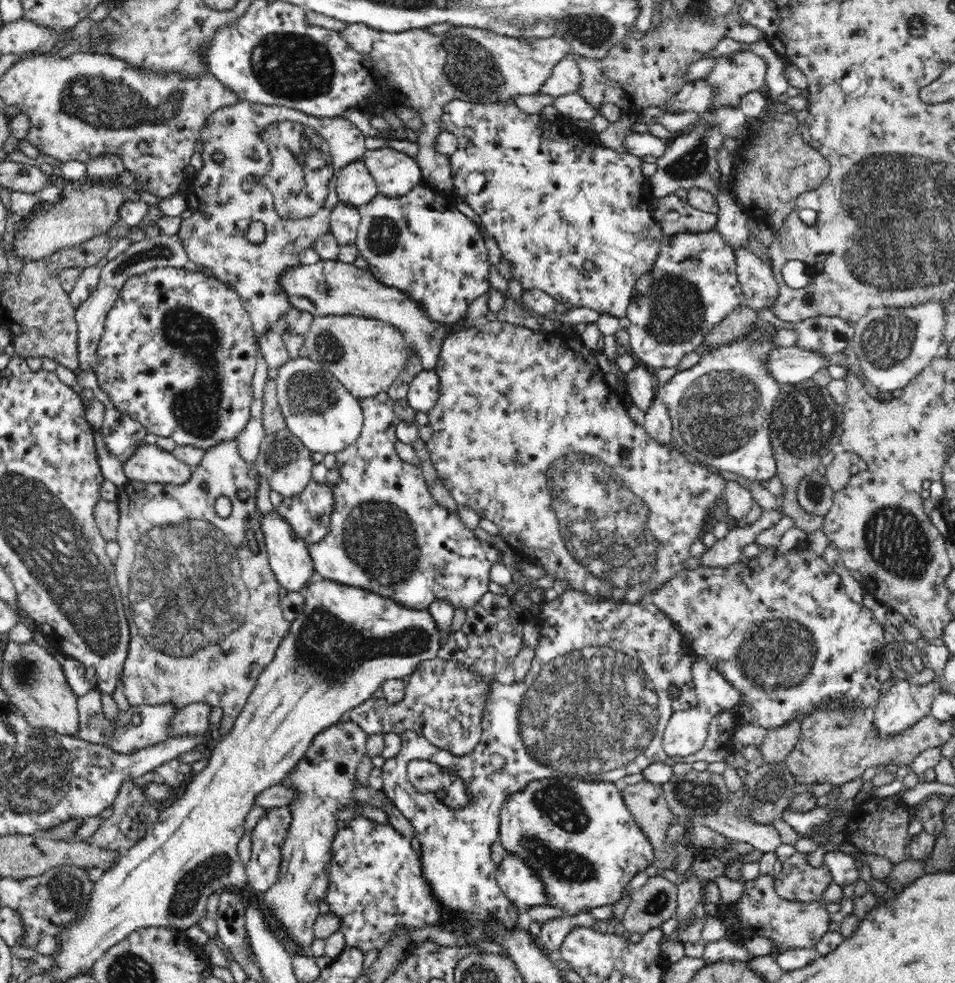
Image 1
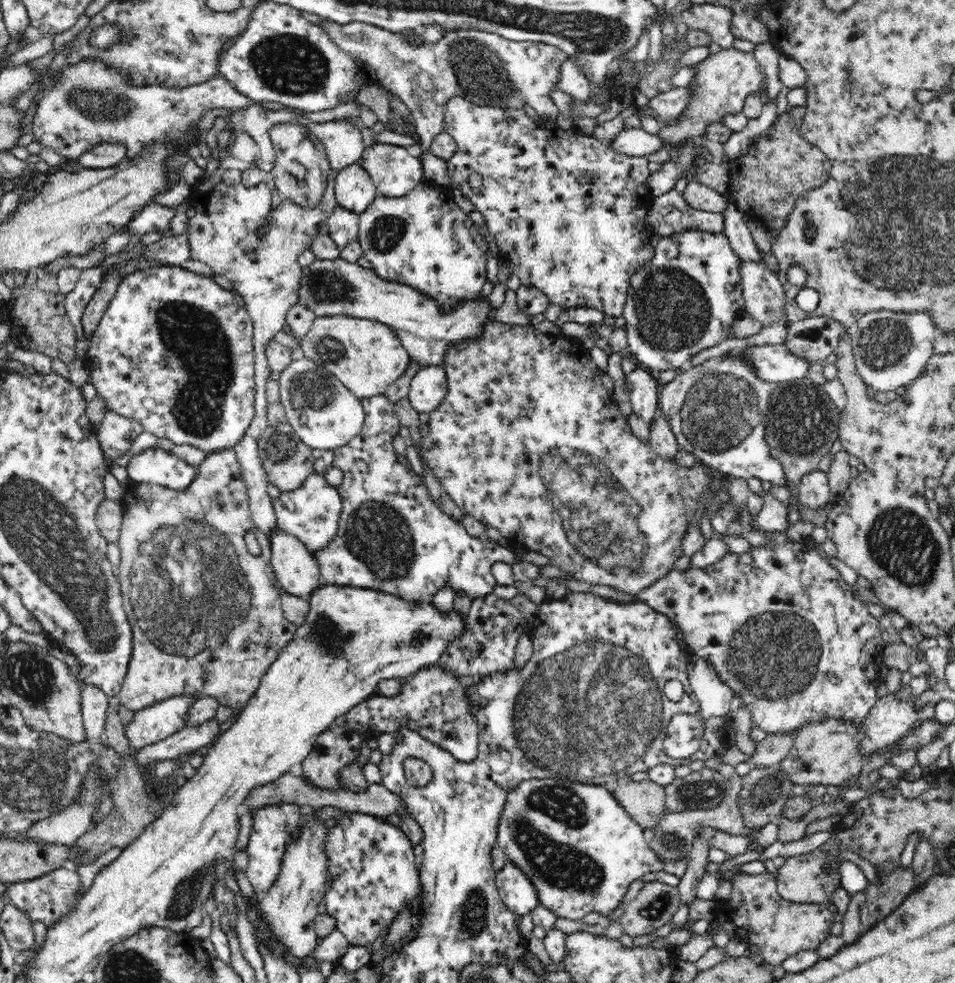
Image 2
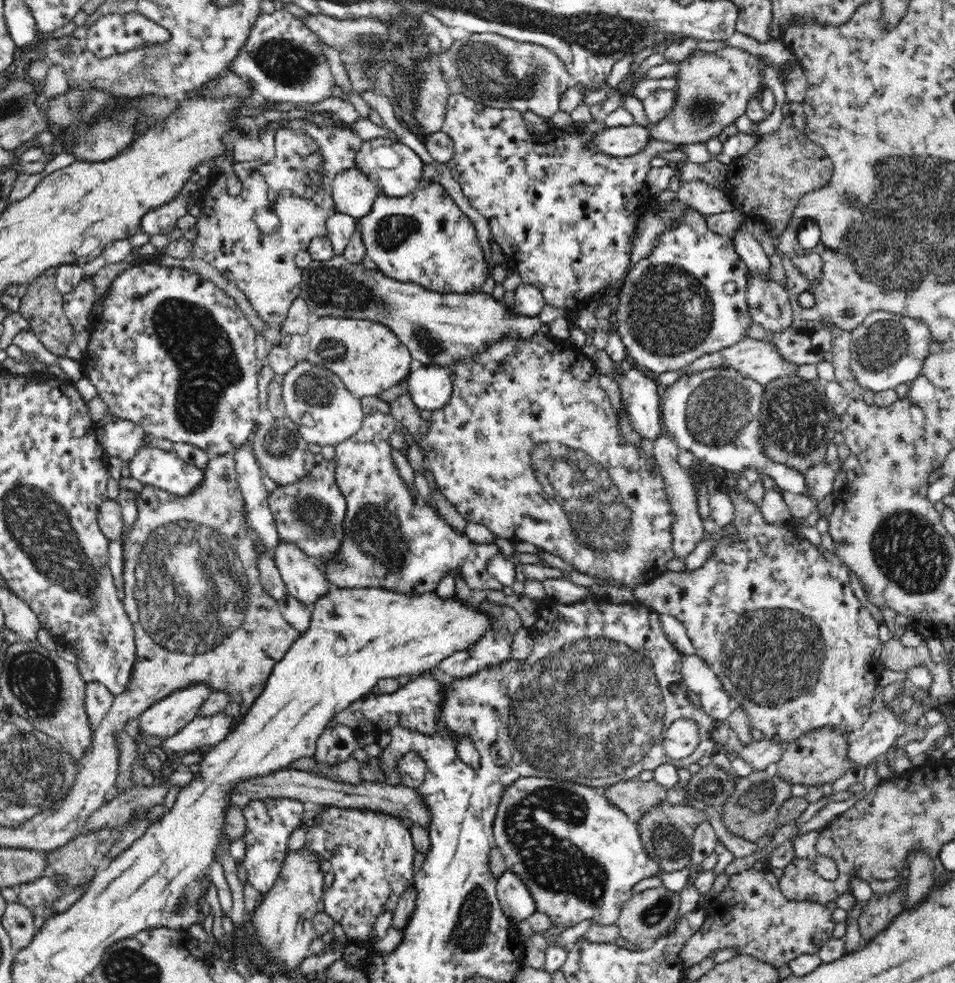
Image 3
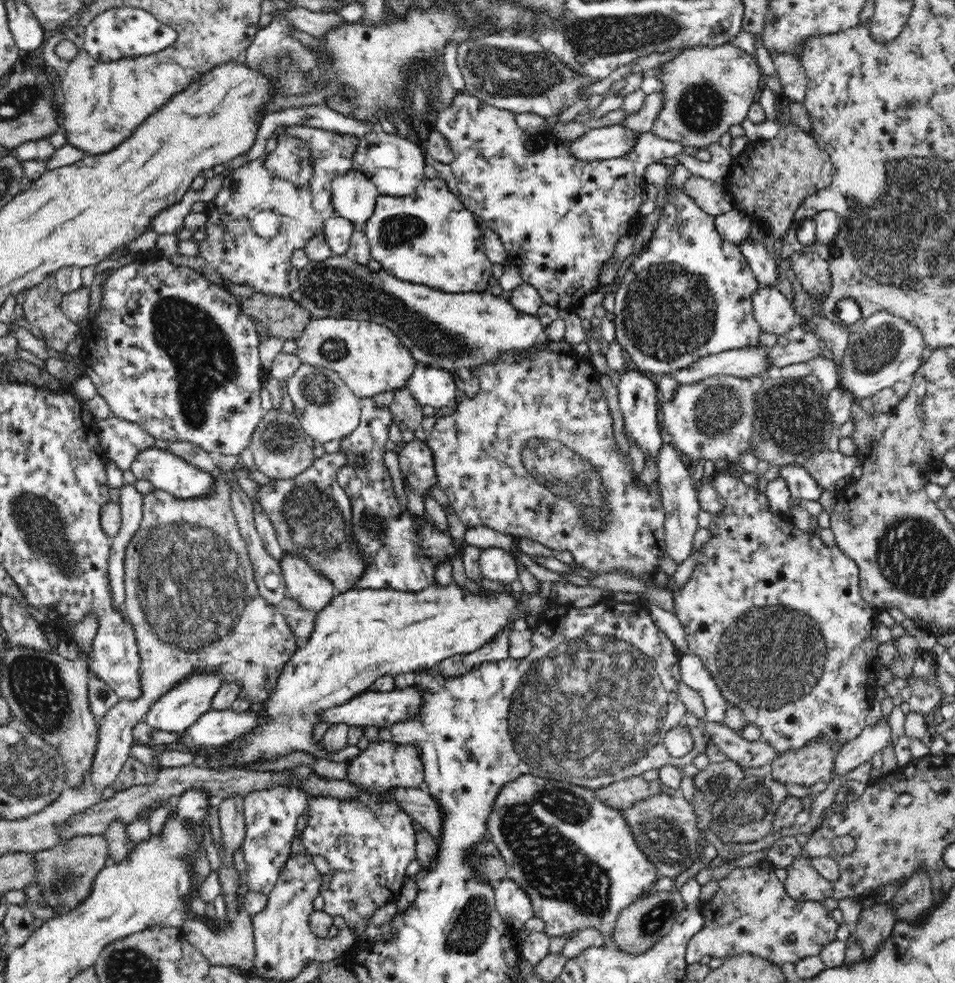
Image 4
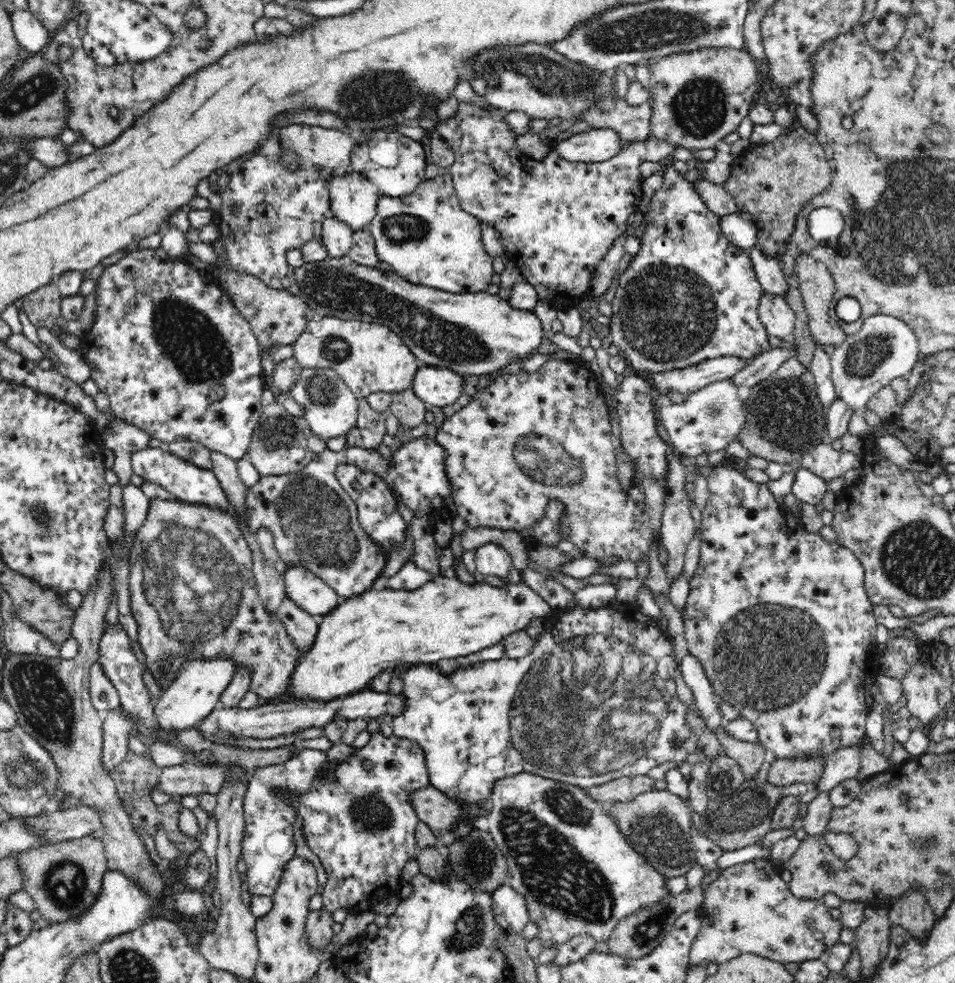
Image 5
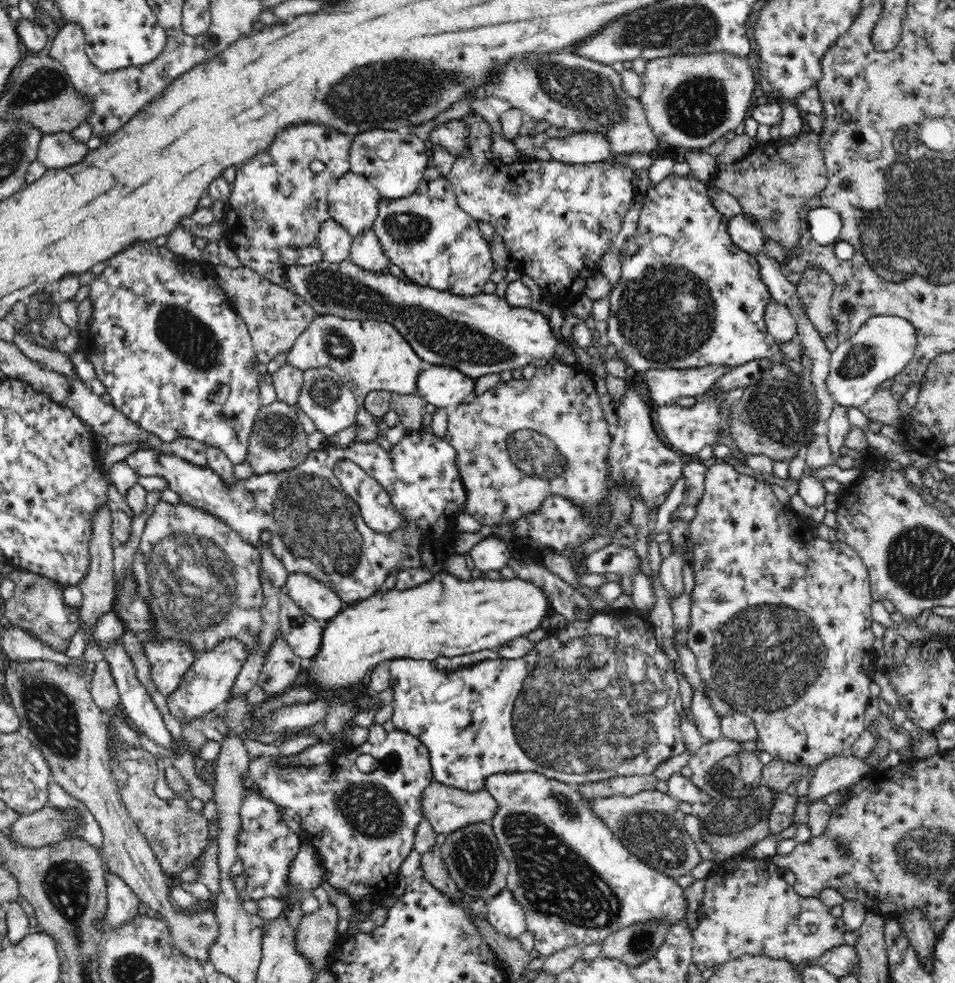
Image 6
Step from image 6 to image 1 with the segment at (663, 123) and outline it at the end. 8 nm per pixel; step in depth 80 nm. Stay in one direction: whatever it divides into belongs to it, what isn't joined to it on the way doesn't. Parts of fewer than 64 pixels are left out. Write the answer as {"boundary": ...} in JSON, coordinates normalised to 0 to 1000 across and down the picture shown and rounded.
{"boundary":[[[785,51],[752,59],[740,79],[740,83],[749,87],[751,94],[743,109],[773,109],[779,96],[794,93],[802,85],[803,71],[804,64]]]}

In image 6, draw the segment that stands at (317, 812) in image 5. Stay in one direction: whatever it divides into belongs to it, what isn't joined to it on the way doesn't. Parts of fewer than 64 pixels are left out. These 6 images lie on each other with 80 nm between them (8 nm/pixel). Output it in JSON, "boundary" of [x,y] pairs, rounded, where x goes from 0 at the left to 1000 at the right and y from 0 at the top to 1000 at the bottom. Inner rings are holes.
{"boundary":[[[390,736],[383,757],[347,770],[340,777],[329,781],[292,781],[287,771],[268,770],[262,775],[260,804],[269,800],[274,811],[287,815],[287,819],[303,824],[315,832],[315,842],[325,848],[324,859],[329,862],[338,878],[343,899],[350,905],[364,910],[366,916],[397,916],[406,911],[419,895],[418,884],[434,865],[436,841],[443,833],[441,811],[447,800],[453,798],[449,764],[425,745],[403,745],[400,738]],[[385,767],[396,774],[396,781],[384,788],[373,779],[376,769]]]}

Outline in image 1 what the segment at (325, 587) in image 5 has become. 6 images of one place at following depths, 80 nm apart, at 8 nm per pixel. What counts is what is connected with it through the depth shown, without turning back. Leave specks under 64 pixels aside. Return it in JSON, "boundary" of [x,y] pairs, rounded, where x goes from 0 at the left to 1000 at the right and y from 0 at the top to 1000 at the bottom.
{"boundary":[[[289,518],[273,524],[272,535],[281,570],[290,591],[302,601],[316,601],[327,586],[328,576],[324,558],[320,558],[320,553],[318,553],[319,549],[306,538],[305,533],[298,527],[290,522]]]}

